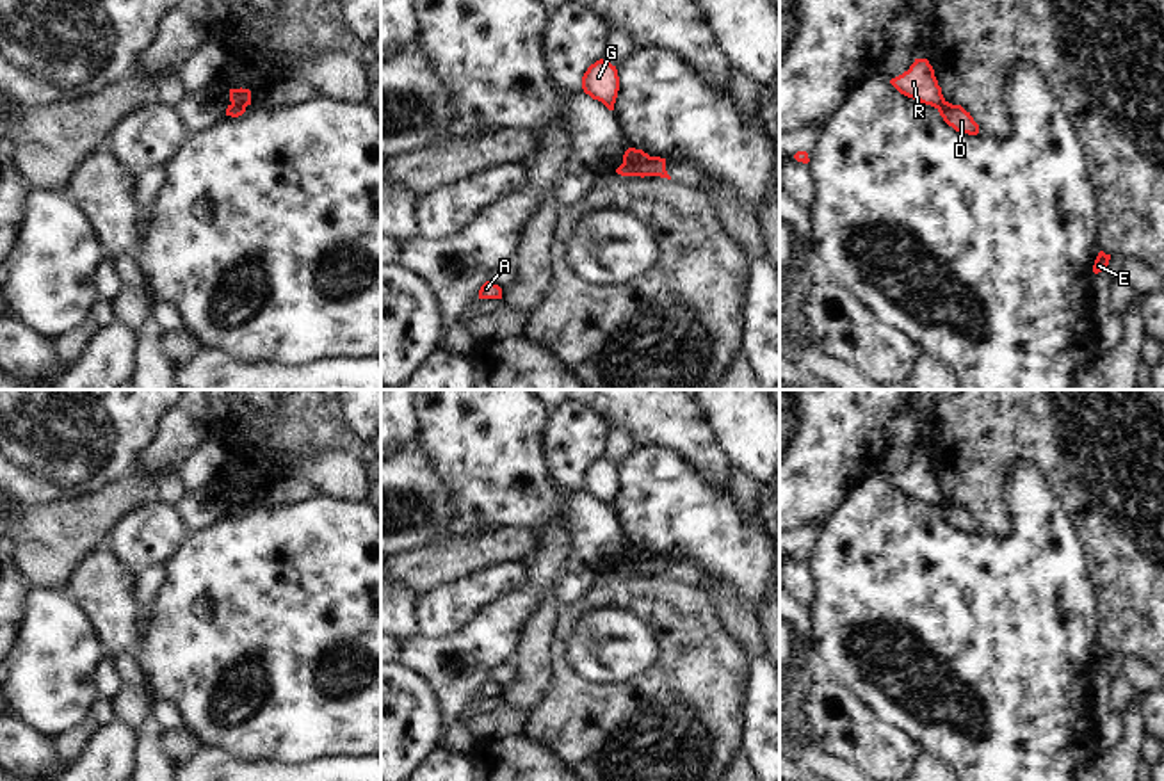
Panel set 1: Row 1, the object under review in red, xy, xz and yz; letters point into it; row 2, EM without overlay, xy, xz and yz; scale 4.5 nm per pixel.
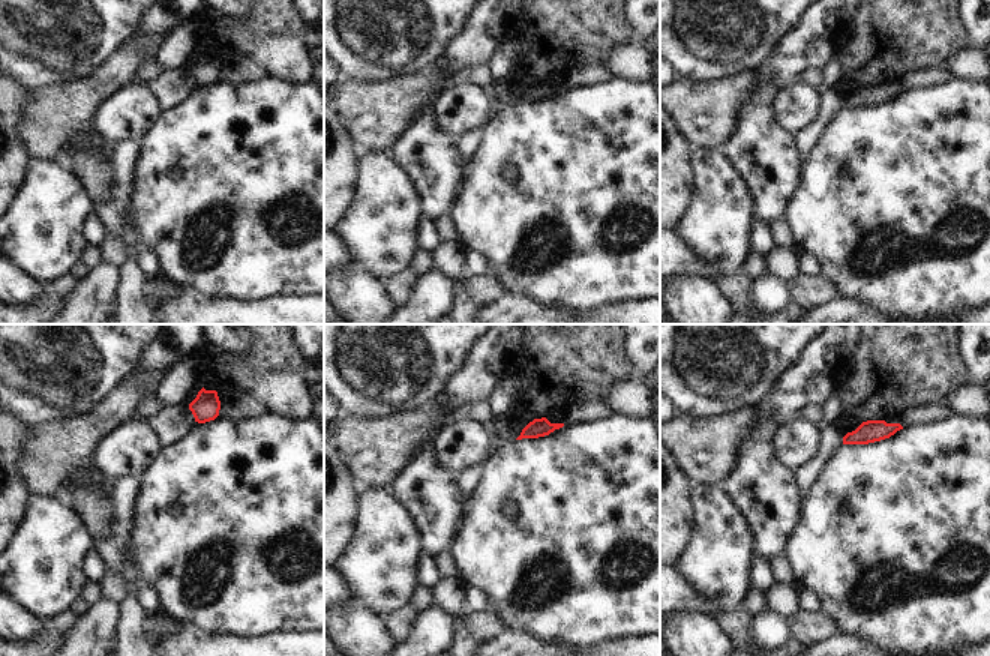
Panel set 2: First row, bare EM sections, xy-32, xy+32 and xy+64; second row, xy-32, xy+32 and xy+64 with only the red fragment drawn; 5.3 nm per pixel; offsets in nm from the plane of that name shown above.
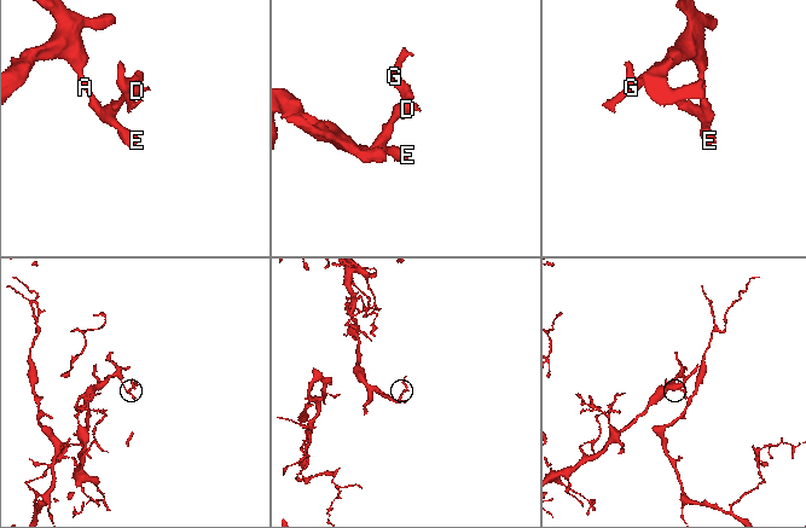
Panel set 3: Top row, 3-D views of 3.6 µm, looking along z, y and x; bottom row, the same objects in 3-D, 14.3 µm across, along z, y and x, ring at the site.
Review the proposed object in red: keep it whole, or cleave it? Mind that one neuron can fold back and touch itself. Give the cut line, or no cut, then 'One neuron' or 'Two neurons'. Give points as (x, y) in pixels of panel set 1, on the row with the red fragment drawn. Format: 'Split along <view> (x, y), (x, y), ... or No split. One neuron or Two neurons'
Split along xy (232, 104), (244, 107). Two neurons.

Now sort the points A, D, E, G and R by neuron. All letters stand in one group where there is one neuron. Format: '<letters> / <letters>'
A D E / G R

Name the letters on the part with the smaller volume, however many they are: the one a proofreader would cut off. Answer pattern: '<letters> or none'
G, R

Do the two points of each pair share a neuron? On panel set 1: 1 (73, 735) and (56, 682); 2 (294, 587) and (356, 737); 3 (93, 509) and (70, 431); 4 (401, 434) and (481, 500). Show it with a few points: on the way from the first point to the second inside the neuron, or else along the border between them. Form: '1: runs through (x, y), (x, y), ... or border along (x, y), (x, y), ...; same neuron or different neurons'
1: border along (82, 717), (52, 739); different neurons
2: runs through (296, 625), (310, 639), (310, 671), (324, 700); same neuron
3: border along (125, 474), (96, 491), (48, 504); different neurons
4: border along (417, 442), (419, 449); different neurons

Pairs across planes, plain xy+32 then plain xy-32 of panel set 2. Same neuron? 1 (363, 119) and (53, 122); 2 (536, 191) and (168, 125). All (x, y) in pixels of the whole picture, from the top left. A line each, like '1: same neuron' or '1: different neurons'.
1: same neuron
2: same neuron

